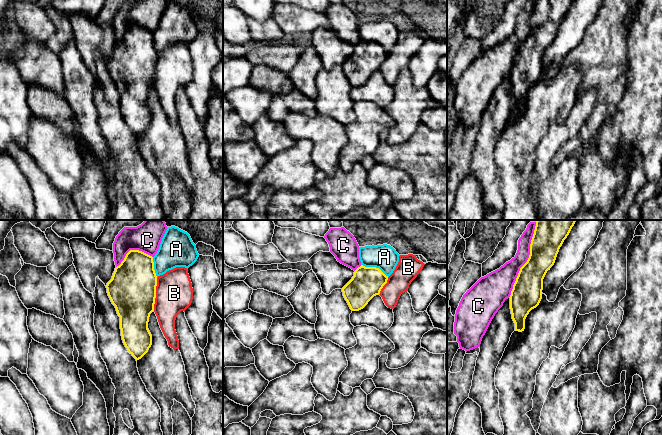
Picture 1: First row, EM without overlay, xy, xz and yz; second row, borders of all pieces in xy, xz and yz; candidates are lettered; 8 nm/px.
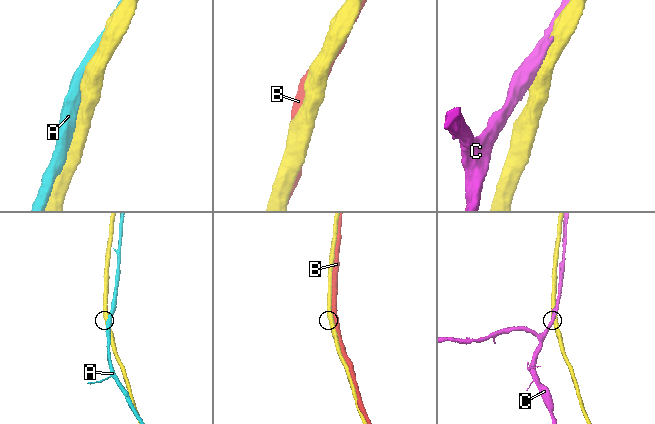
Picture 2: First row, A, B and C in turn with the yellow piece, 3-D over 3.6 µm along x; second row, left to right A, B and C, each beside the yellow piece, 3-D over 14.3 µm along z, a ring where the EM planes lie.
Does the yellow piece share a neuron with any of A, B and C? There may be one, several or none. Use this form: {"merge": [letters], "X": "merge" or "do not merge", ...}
{"merge": [], "A": "do not merge", "B": "do not merge", "C": "do not merge"}

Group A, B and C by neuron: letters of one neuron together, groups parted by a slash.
A / B / C

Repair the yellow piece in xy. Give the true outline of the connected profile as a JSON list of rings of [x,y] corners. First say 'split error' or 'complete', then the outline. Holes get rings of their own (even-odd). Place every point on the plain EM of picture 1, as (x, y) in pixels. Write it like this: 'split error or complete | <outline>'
complete | [[[130,26],[126,30],[106,61],[120,93],[123,119],[136,137],[152,121],[148,98],[154,87],[156,62],[153,33],[139,26]]]

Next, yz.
complete | [[[536,0],[530,31],[520,44],[510,71],[515,107],[525,105],[525,95],[542,75],[543,55],[554,41],[557,30],[574,0]]]

